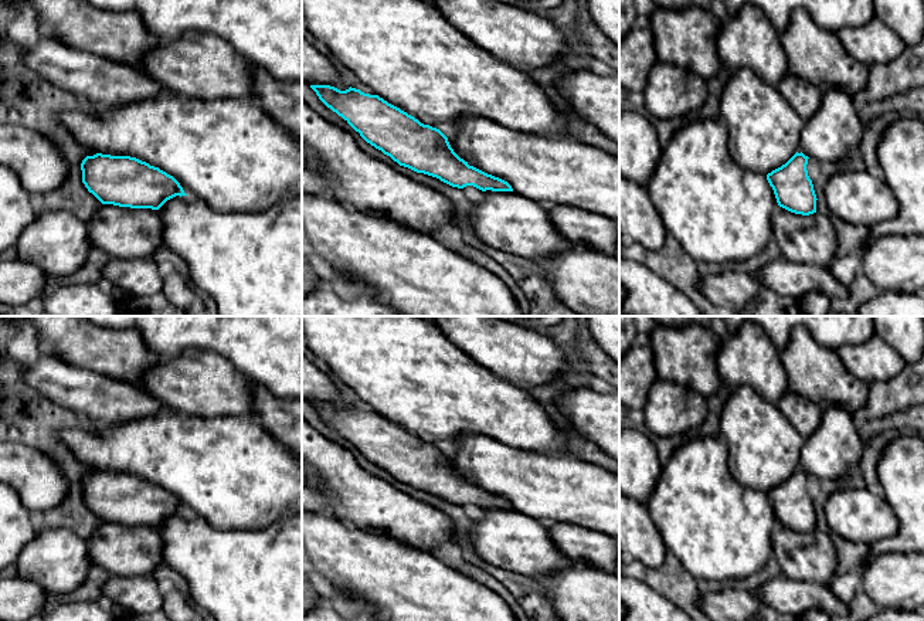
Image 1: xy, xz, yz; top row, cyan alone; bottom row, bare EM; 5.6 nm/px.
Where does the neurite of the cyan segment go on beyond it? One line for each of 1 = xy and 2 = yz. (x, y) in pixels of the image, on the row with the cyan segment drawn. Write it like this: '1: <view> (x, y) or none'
1: none
2: none

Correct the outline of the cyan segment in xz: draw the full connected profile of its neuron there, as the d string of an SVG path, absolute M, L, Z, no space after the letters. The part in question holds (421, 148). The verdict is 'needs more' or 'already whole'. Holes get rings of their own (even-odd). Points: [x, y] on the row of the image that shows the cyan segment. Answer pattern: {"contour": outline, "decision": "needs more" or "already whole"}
{"contour": "M330 85L310 88L367 143L400 166L436 177L458 189L473 186L482 191L513 191L507 181L461 159L439 129L421 123L378 95L364 94L351 86L346 91Z", "decision": "already whole"}

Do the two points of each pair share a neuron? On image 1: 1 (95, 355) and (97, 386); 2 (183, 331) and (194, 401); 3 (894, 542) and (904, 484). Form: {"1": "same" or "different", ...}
{"1": "different", "2": "different", "3": "same"}

